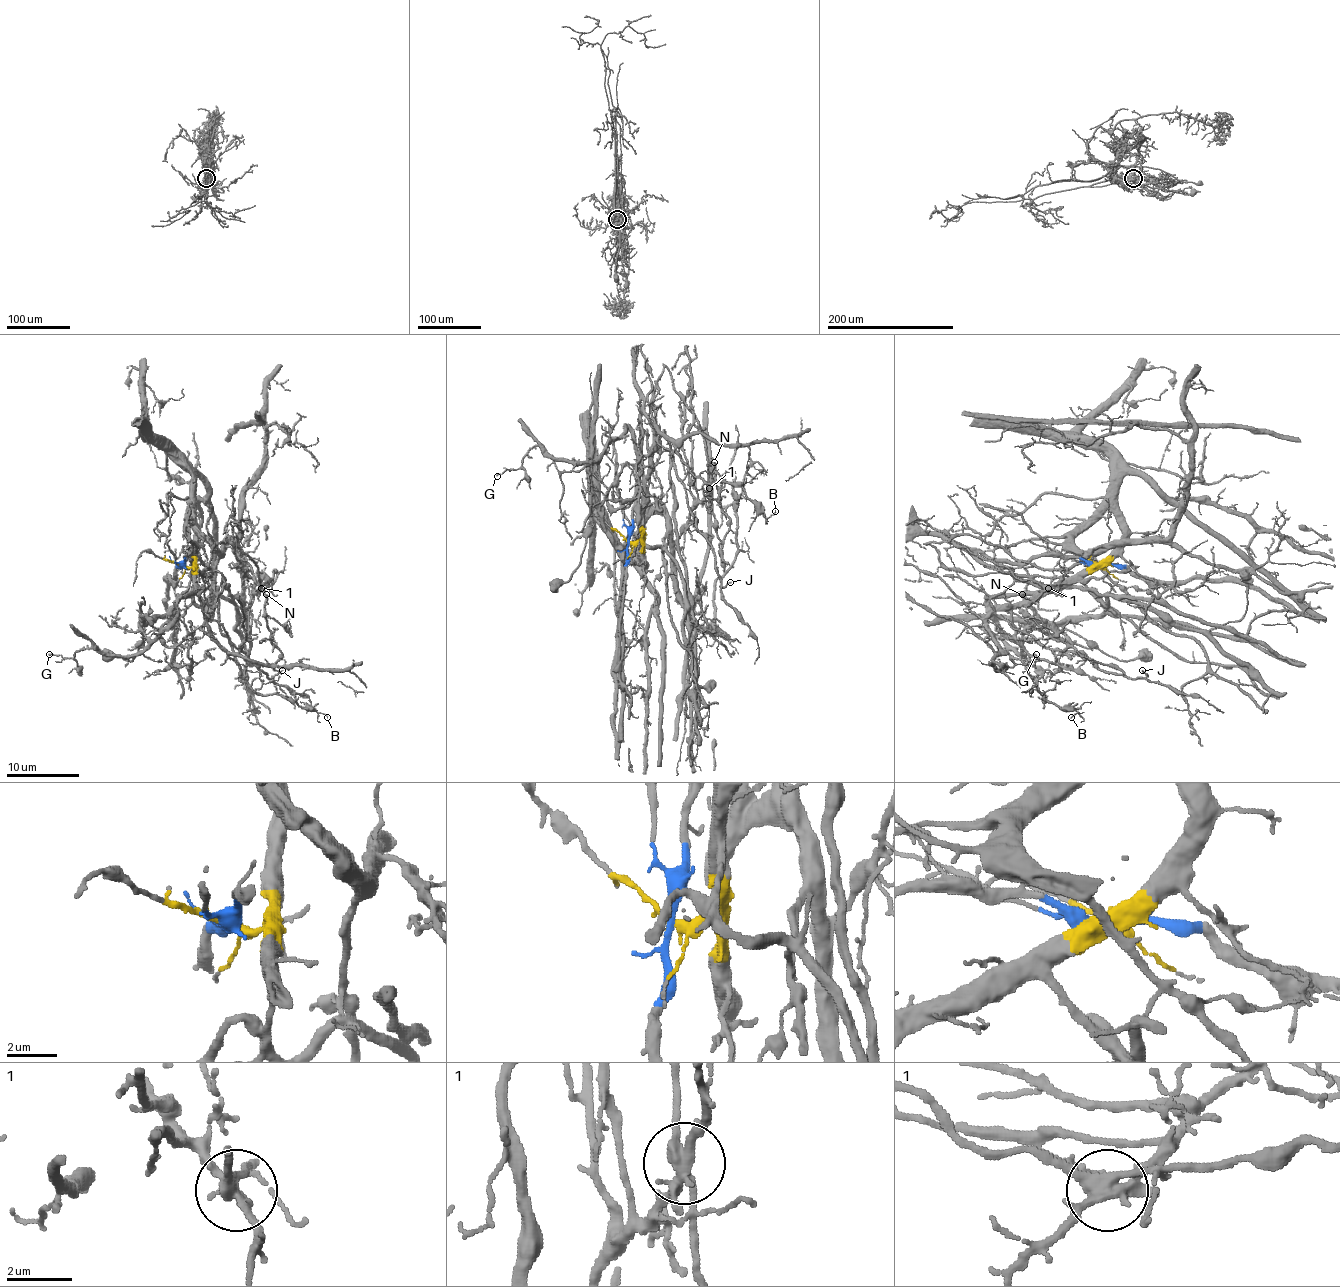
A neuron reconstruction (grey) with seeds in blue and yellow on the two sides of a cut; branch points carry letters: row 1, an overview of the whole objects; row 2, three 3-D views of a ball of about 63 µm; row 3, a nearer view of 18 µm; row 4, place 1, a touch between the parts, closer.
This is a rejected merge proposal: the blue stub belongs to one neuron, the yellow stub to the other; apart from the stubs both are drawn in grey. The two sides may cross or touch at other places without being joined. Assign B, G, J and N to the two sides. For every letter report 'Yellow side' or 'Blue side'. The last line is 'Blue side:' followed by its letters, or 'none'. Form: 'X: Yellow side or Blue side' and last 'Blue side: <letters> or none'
B: Yellow side
G: Yellow side
J: Blue side
N: Yellow side
Blue side: J

